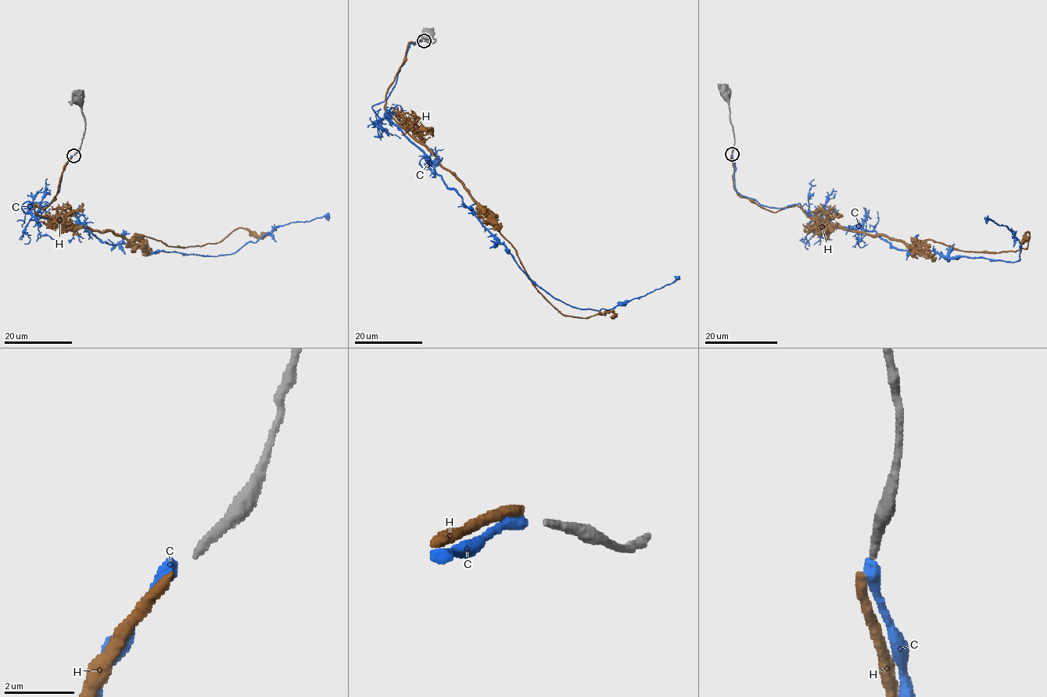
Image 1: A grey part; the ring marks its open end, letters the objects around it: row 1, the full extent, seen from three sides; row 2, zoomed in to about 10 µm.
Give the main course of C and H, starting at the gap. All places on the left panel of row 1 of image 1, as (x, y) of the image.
C: (72, 156), (49, 202), (26, 201), (22, 209), (82, 224), (109, 244), (231, 254), (277, 227), (329, 213)
H: (71, 157), (55, 198), (43, 209), (36, 203), (38, 214), (177, 247), (221, 241), (239, 227), (261, 231)

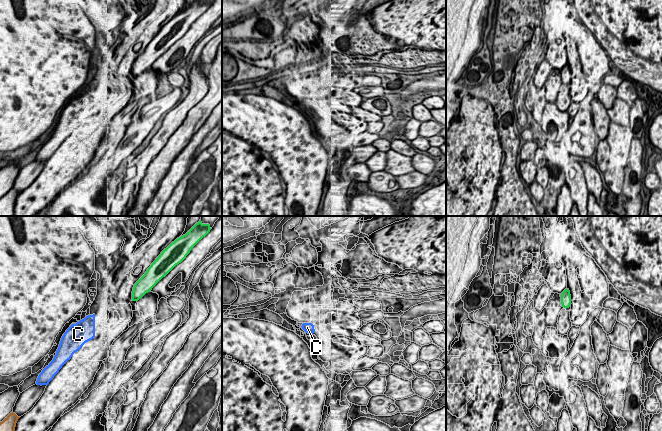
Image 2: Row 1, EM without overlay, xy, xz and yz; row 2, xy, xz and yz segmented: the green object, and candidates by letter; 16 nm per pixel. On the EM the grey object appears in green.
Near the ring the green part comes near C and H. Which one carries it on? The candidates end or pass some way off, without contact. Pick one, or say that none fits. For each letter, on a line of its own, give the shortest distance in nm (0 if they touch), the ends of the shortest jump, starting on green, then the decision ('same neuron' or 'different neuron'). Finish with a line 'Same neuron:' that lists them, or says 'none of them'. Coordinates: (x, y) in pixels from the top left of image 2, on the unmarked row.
C: 650 nm apart; from green across xy (132, 76), (94, 90); same neuron
H: 2600 nm apart; from green across xy (132, 76), (19, 193); different neuron
Same neuron: C

